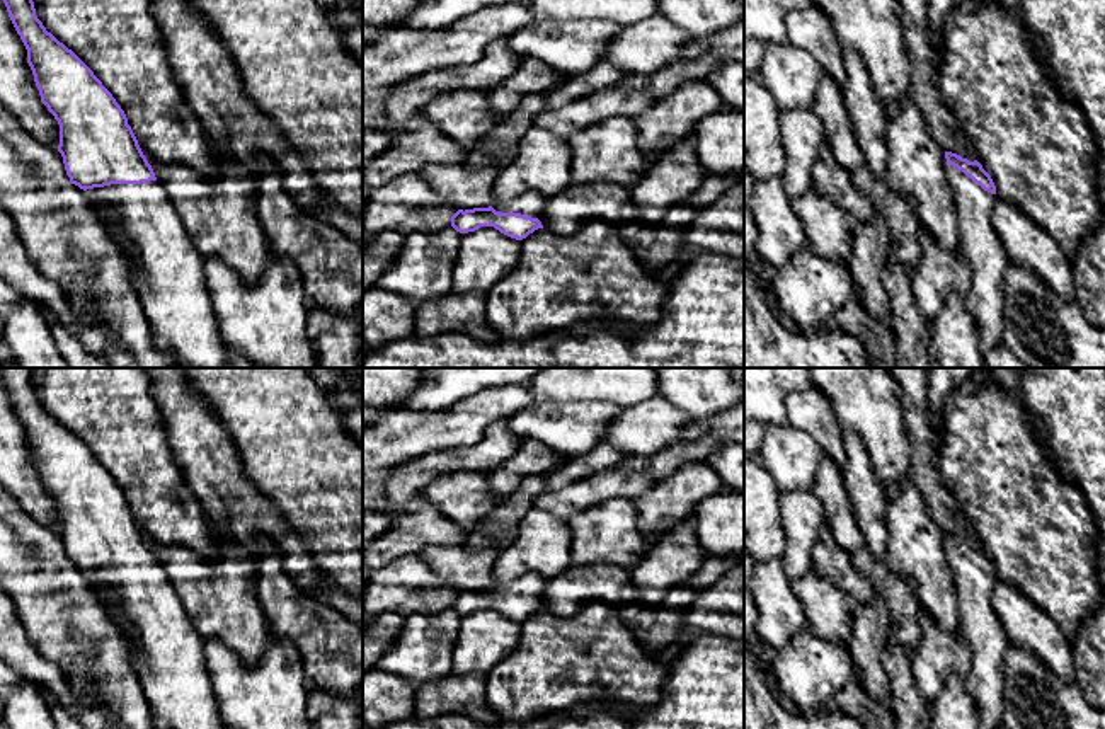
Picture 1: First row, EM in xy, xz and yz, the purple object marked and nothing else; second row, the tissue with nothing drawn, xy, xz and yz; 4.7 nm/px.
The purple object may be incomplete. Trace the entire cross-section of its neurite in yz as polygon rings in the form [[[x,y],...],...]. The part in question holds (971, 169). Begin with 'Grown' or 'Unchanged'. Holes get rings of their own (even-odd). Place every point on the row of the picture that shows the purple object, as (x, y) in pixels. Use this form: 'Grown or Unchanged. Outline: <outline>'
Grown. Outline: [[[945,152],[948,182],[955,192],[959,244],[969,261],[967,308],[981,327],[981,353],[1003,339],[1003,283],[1010,257],[996,235],[996,186],[982,165]]]

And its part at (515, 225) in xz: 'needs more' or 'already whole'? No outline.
needs more

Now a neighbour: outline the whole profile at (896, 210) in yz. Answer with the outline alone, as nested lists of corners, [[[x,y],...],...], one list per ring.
[[[863,162],[850,172],[855,187],[872,199],[875,213],[889,225],[889,257],[913,276],[921,259],[921,228],[918,225],[914,204],[907,198],[897,194],[889,186],[885,175],[872,174]]]

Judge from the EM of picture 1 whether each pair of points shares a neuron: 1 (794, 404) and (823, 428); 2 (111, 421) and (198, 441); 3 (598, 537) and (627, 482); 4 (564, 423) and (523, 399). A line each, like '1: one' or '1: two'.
1: one
2: two
3: two
4: two

